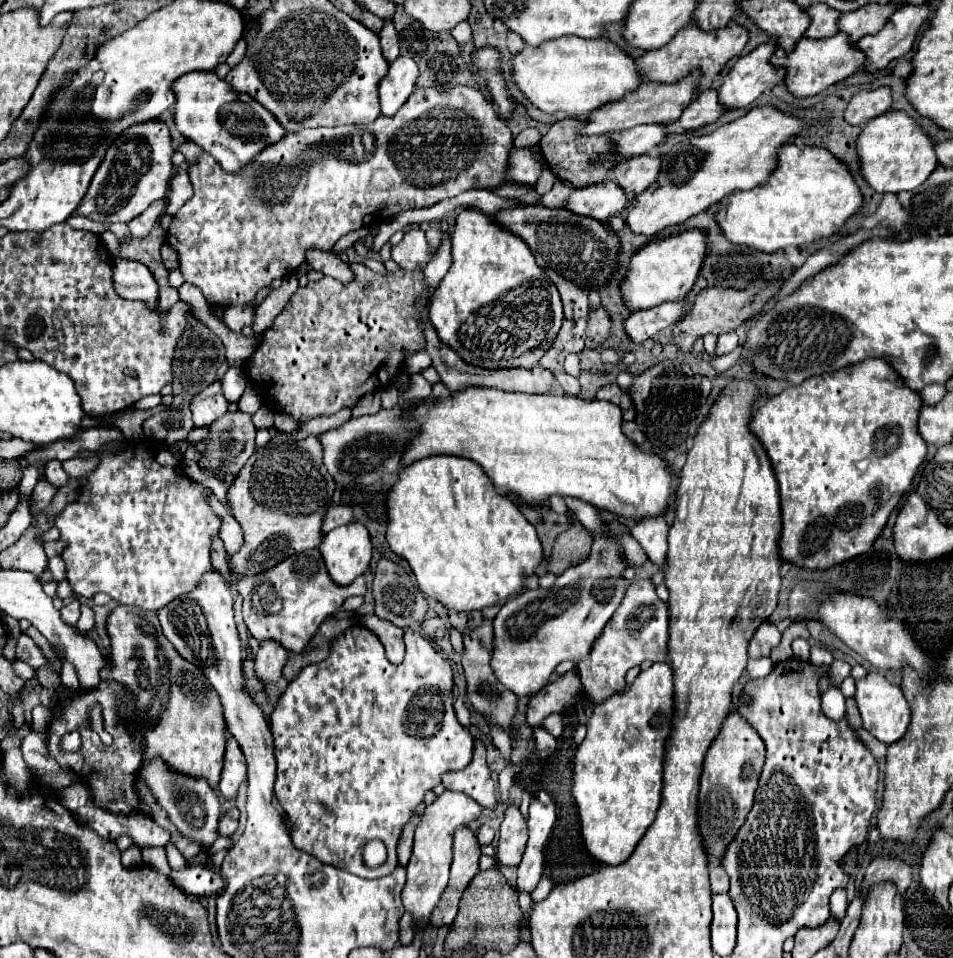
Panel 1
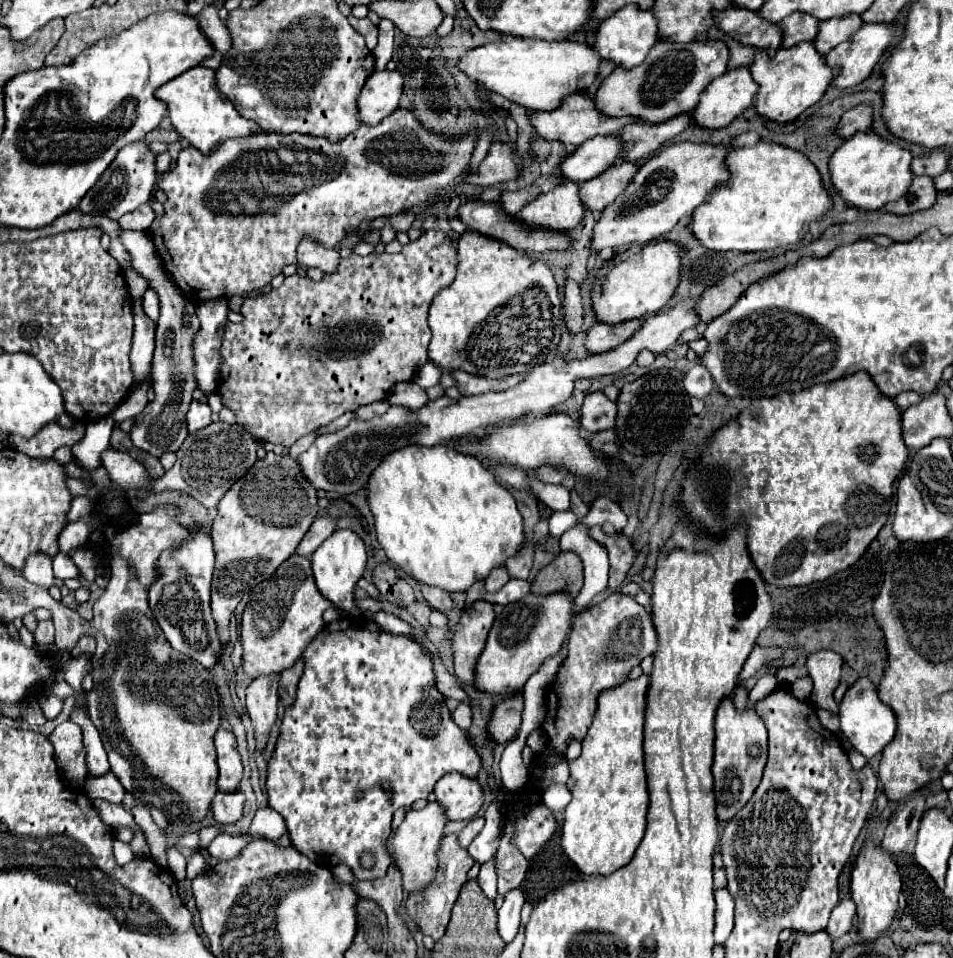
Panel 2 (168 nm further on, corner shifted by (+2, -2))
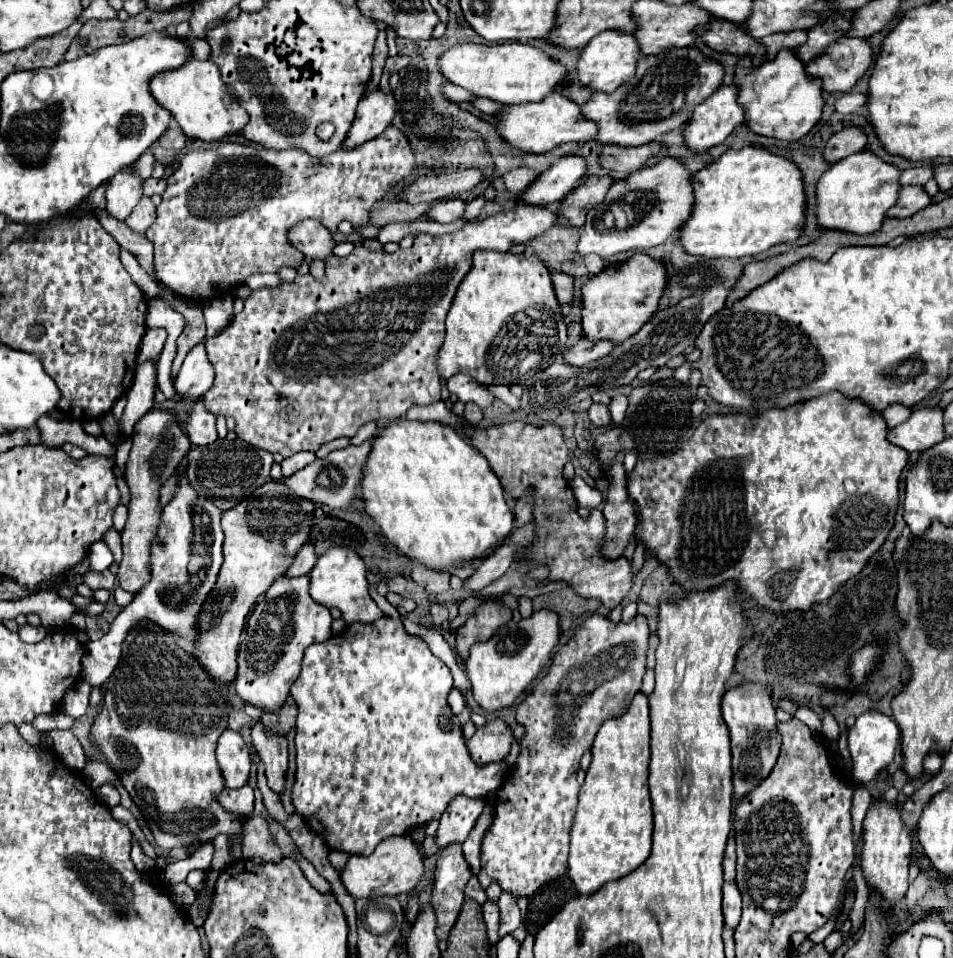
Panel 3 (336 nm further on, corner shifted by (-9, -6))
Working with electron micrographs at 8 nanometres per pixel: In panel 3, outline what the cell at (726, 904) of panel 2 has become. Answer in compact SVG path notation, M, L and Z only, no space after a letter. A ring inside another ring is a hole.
M726 883L724 885L724 901L722 901L722 911L724 911L724 923L728 929L736 929L742 917L742 899L736 883Z

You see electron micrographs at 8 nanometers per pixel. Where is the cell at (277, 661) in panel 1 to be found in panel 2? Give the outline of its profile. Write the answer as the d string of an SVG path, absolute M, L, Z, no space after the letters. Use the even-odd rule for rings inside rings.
M267 675L255 679L247 687L247 713L253 723L253 735L257 751L263 751L271 733L271 727L277 721L277 703L275 687L279 687L279 675Z

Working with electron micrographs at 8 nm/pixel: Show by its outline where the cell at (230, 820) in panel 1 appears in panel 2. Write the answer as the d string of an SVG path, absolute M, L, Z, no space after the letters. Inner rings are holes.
M233 791L233 793L217 793L213 797L211 803L211 811L217 823L221 825L229 825L241 819L243 815L243 803L245 803L245 795L241 791Z

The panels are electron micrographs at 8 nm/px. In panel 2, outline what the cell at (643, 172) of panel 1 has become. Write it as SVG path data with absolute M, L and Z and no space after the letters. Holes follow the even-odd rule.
M621 161L609 169L605 169L601 175L585 181L579 185L579 197L587 211L597 213L607 207L607 203L613 203L619 191L631 181L631 175L635 175L637 167L629 161Z

